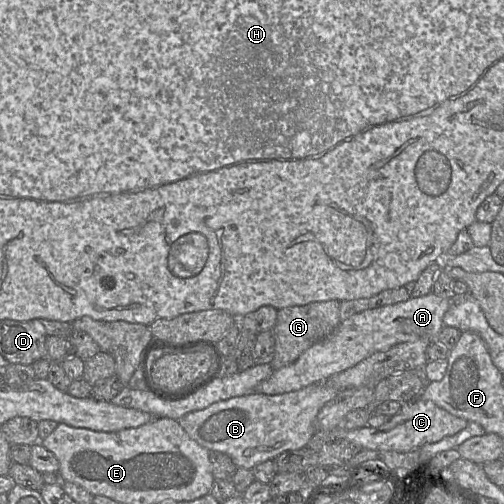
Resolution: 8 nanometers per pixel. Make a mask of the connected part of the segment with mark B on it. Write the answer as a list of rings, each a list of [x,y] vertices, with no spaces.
[[[325,382],[278,395],[254,391],[190,412],[178,421],[188,436],[202,447],[227,454],[238,468],[252,470],[257,464],[274,460],[283,452],[305,447],[316,433],[315,419],[319,411],[338,393]]]

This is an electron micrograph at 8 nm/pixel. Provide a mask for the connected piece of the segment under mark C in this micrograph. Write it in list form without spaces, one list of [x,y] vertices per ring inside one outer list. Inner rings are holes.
[[[417,398],[401,404],[401,410],[383,425],[377,428],[367,425],[357,429],[349,429],[345,440],[356,444],[361,449],[410,452],[419,450],[426,444],[438,442],[444,437],[452,436],[463,430],[469,423],[463,418],[452,415],[430,400]]]

